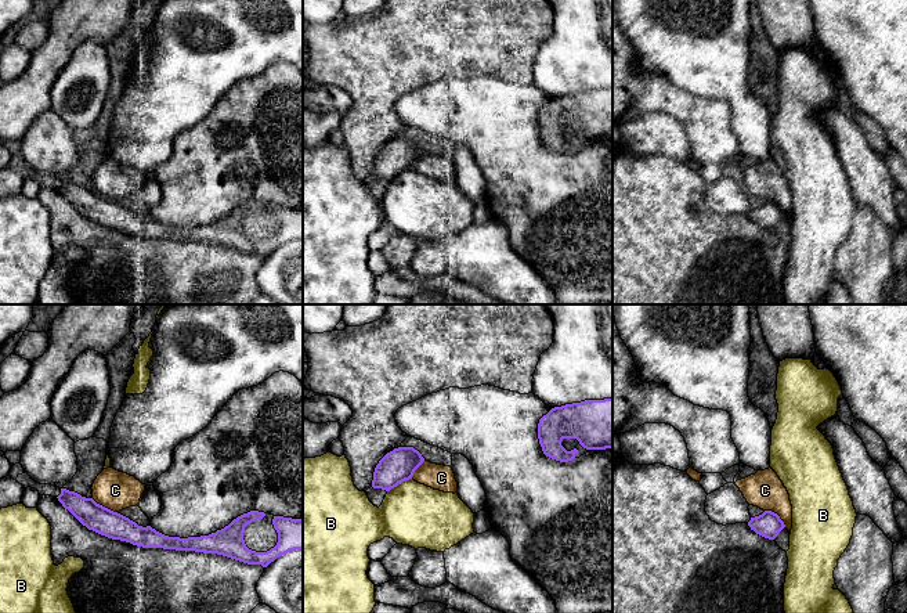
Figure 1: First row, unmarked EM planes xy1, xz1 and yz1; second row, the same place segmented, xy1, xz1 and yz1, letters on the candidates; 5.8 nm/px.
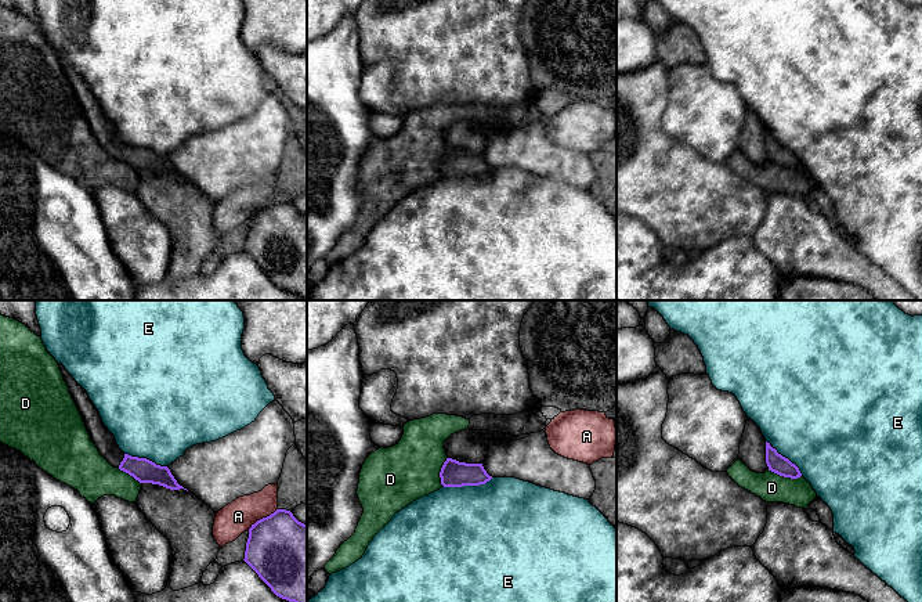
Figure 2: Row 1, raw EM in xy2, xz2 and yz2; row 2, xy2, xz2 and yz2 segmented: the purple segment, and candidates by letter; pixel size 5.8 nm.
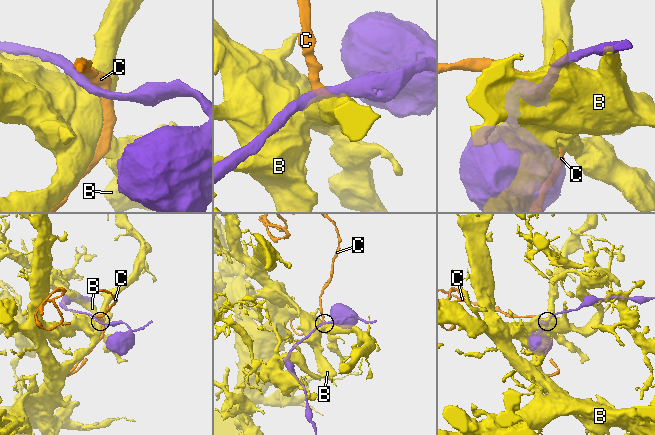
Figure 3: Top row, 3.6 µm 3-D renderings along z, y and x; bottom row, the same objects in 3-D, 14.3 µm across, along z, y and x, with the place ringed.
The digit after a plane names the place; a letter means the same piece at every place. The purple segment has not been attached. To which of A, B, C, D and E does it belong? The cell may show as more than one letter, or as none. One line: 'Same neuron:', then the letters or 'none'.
Same neuron: none

